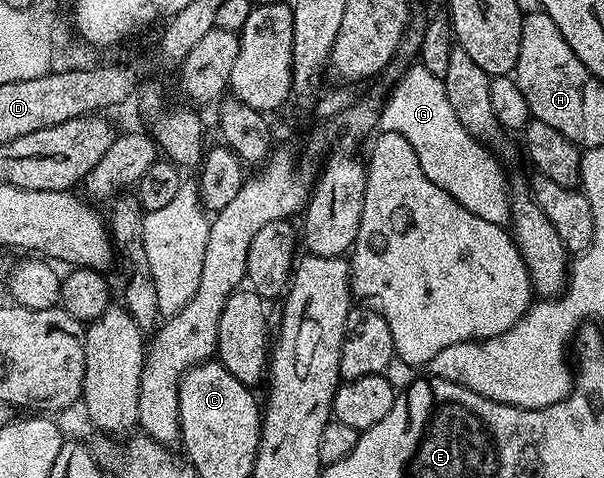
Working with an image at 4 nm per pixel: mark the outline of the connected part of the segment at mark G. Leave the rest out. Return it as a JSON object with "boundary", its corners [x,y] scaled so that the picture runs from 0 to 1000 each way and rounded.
{"boundary":[[[692,130],[677,134],[682,136],[651,180],[642,211],[627,220],[627,274],[666,280],[666,289],[679,297],[685,322],[692,322],[699,364],[705,364],[719,389],[738,397],[738,406],[778,439],[778,448],[791,448],[791,456],[805,456],[805,464],[813,469],[839,471],[844,460],[844,400],[826,339],[796,295],[776,280],[765,255],[758,255],[758,238],[752,238],[745,224],[733,165],[712,155],[705,138]]]}

